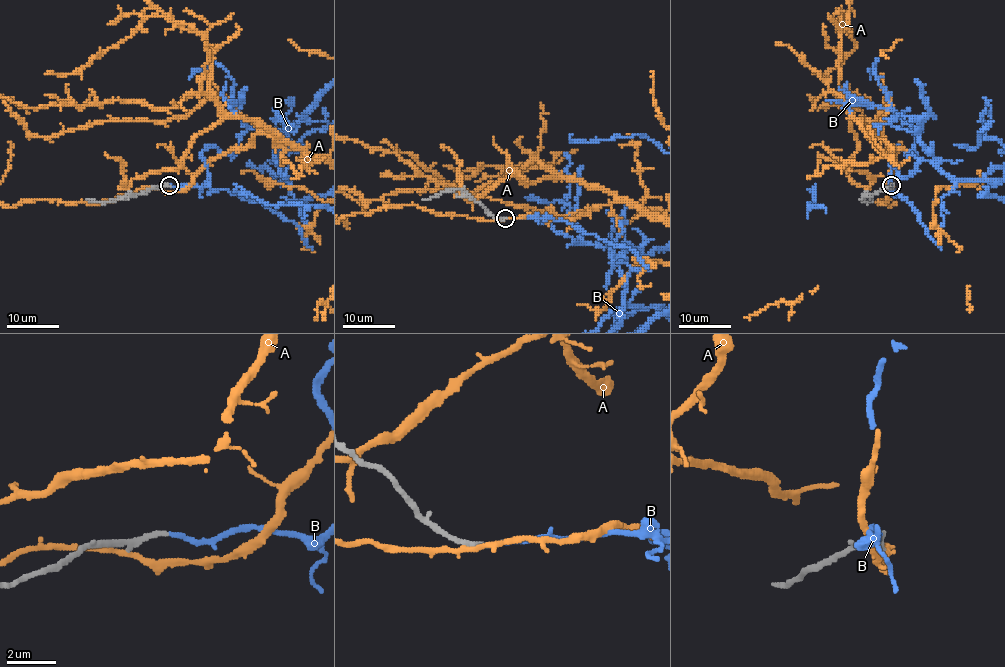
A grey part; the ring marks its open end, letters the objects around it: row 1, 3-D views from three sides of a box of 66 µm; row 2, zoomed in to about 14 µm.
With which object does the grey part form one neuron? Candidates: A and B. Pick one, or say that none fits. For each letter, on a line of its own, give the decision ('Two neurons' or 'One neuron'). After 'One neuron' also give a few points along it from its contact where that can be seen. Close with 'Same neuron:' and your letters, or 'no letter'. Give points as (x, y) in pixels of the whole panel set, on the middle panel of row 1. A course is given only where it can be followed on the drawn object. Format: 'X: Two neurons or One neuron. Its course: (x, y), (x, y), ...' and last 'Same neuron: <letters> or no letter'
A: Two neurons
B: One neuron
Same neuron: B

